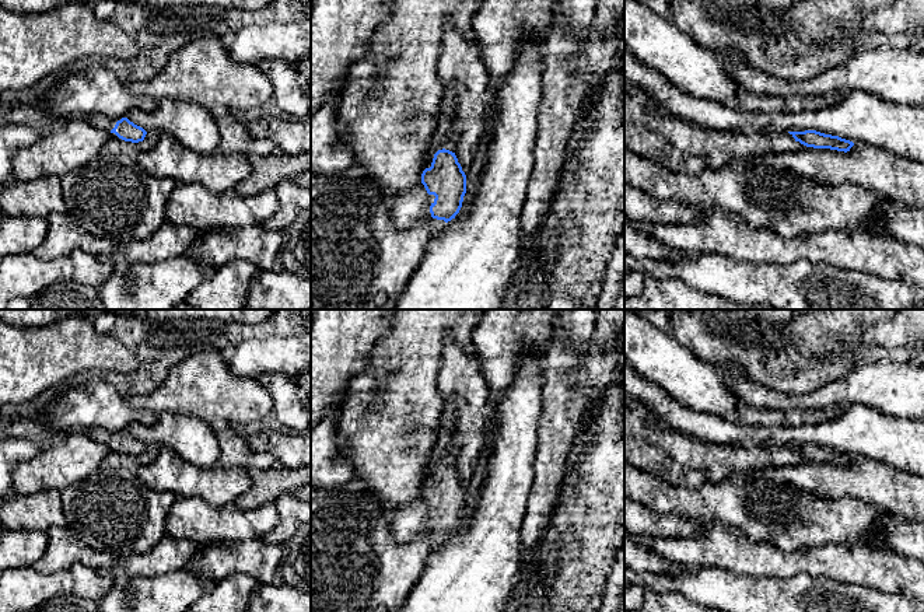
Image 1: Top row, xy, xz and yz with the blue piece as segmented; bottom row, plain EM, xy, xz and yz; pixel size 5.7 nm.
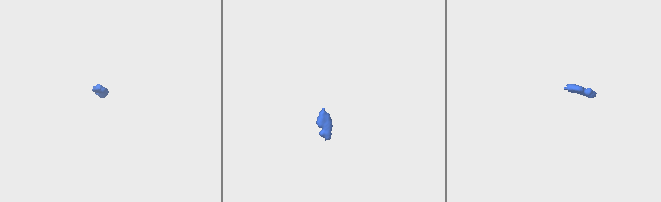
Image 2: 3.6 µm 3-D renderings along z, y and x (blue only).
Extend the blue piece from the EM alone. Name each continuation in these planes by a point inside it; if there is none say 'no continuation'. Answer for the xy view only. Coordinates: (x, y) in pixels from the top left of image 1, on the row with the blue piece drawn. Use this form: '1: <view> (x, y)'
1: xy (100, 121)

